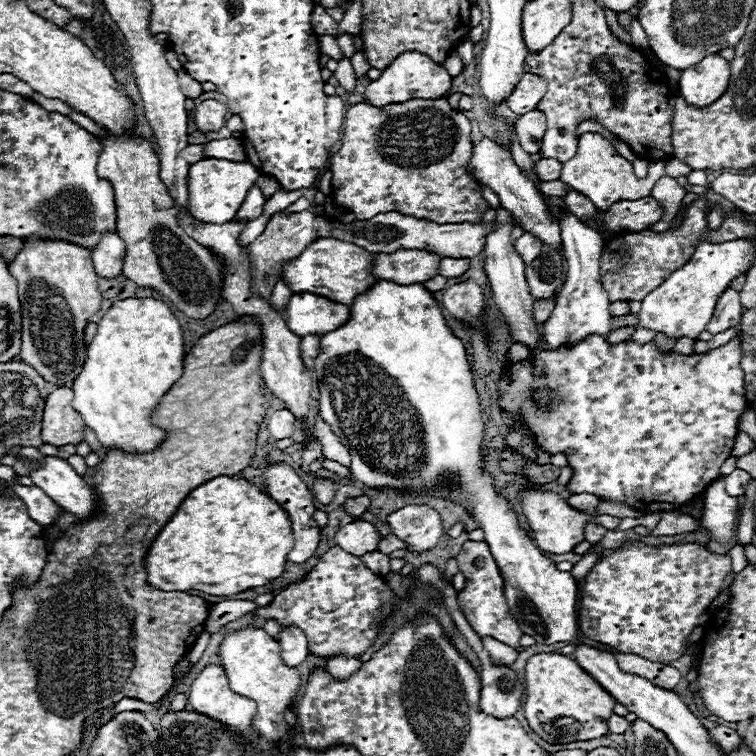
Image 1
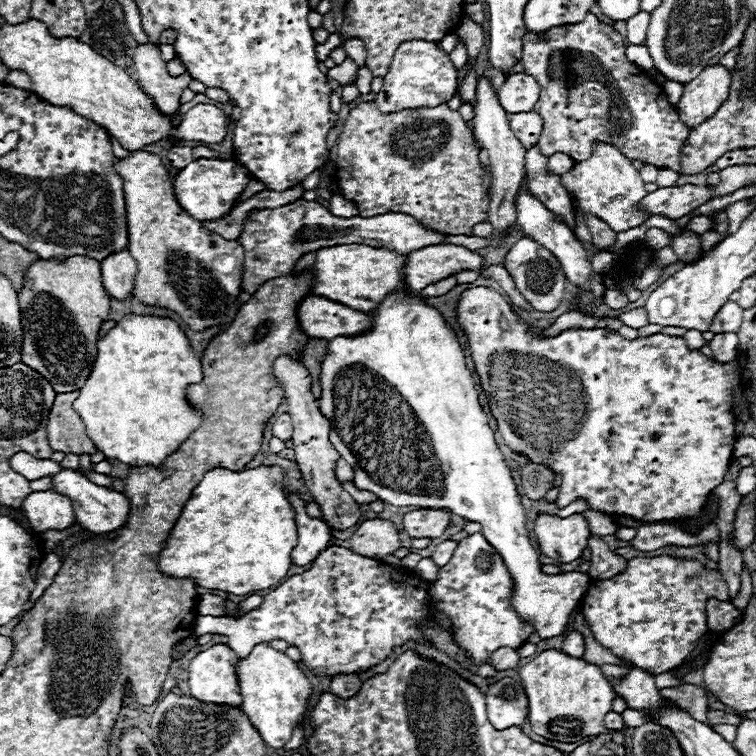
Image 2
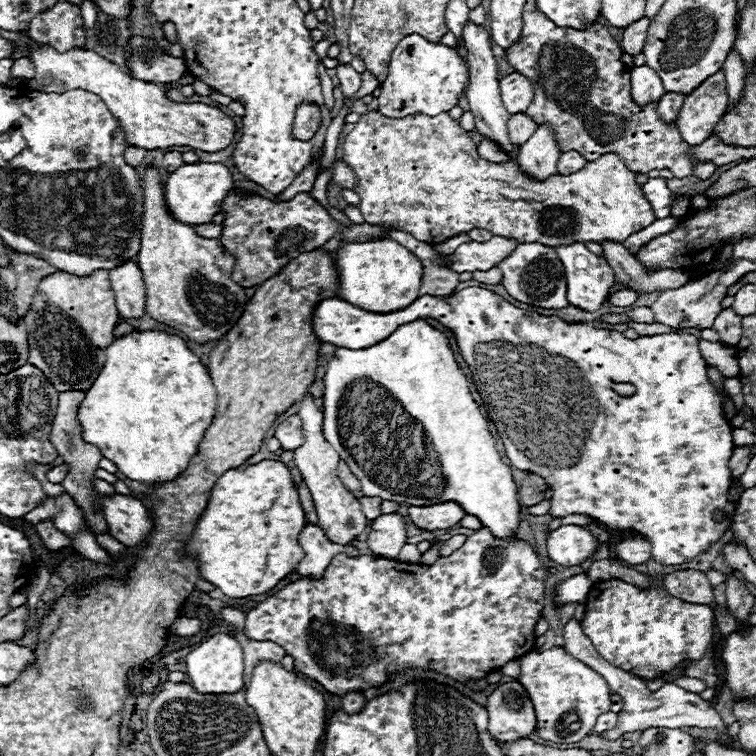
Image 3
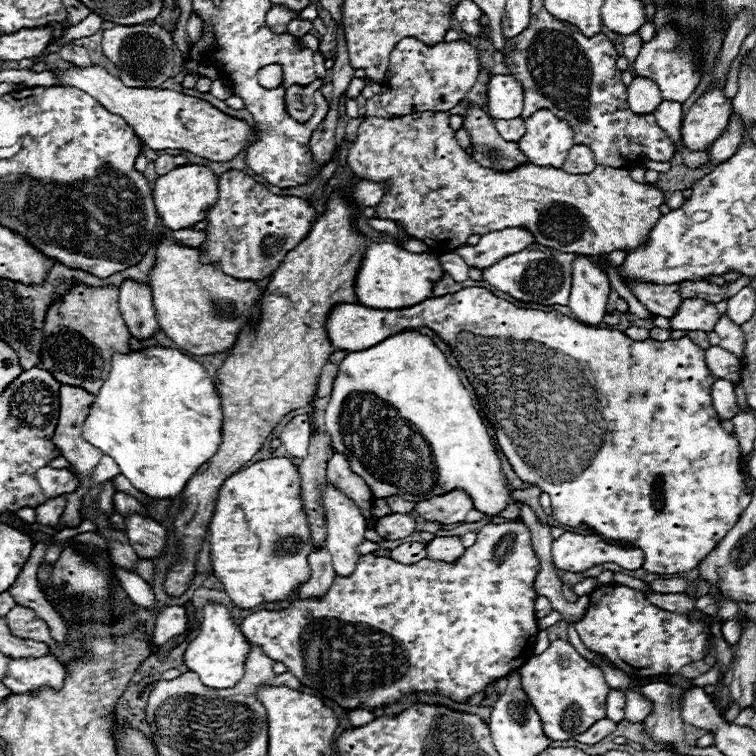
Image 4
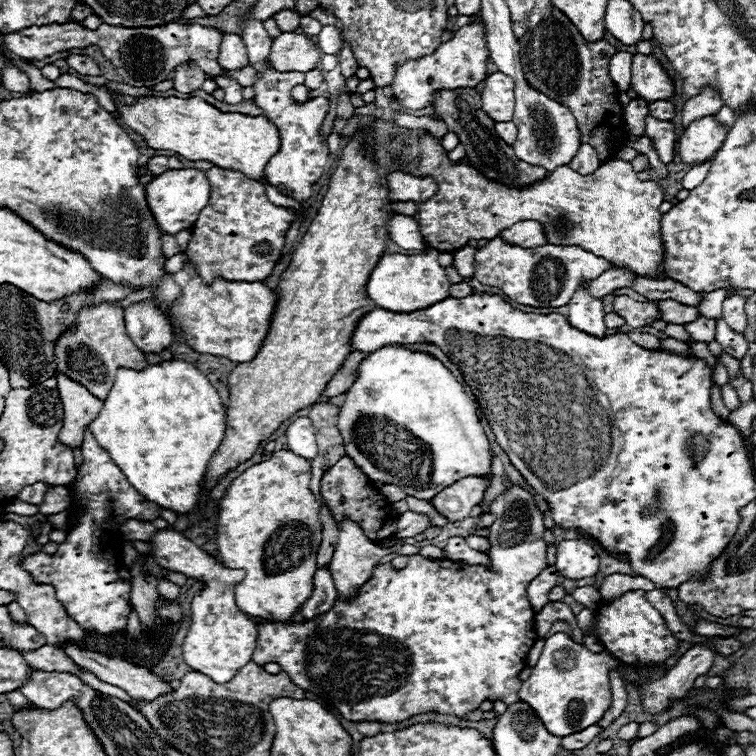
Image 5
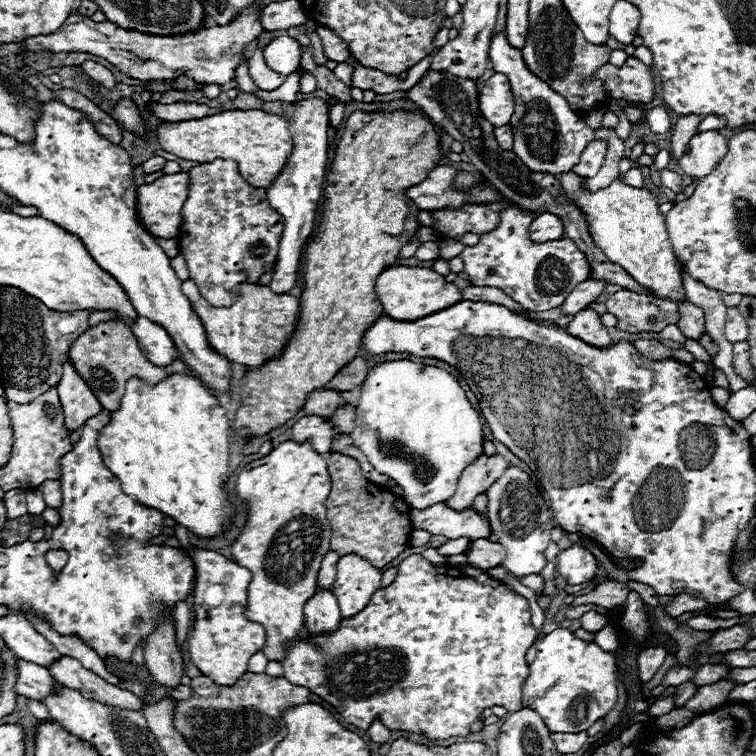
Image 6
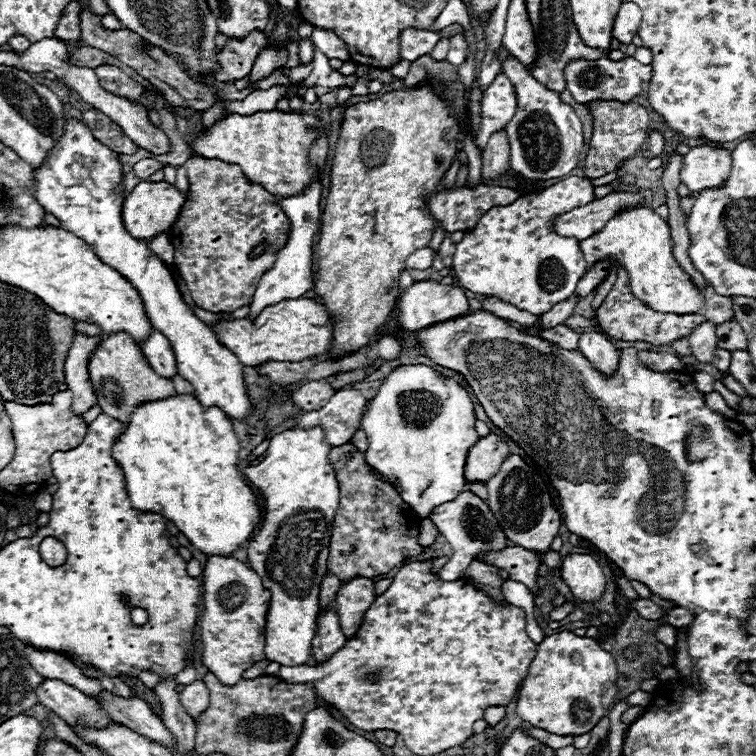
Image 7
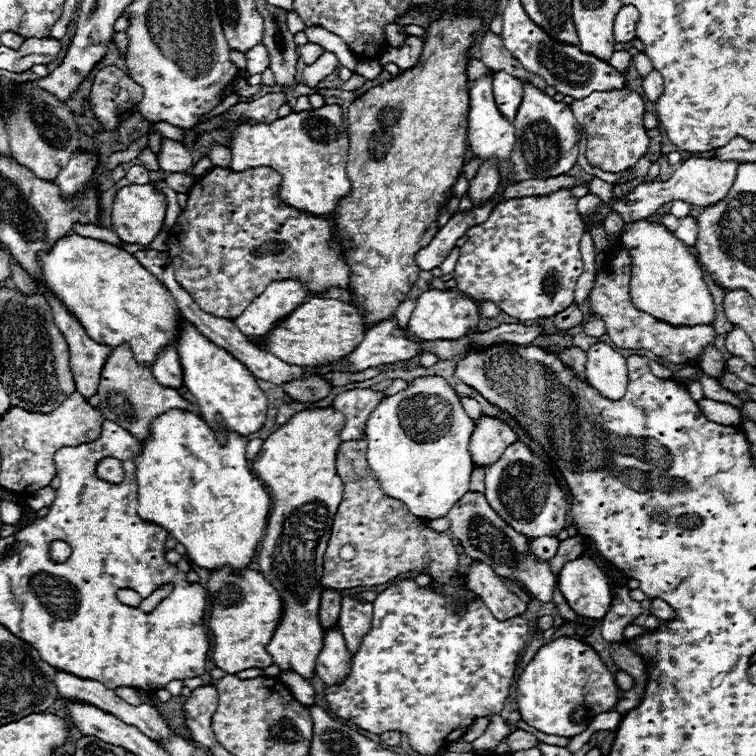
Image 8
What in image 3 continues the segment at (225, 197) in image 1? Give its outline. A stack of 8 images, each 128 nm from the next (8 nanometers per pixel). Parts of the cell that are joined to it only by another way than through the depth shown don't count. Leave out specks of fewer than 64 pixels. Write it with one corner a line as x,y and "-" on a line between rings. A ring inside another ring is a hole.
206,162
184,164
166,178
164,202
174,220
198,226
210,222
220,212
222,200
226,192
232,188
234,188
232,174
224,164
206,164

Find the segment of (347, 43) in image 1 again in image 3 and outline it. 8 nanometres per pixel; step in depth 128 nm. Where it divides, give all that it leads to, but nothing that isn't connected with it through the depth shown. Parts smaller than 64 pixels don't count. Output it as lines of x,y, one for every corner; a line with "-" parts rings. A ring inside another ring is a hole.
336,66
336,76
338,76
338,82
340,82
340,88
342,88
344,98
348,98
354,92
358,92
362,78
350,66

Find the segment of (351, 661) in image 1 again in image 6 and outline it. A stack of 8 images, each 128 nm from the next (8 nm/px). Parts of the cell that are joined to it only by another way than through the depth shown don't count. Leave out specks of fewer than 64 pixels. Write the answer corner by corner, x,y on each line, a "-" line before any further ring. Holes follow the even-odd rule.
372,724
372,726
366,730
366,734
370,736
372,742
378,742
378,744
384,744
384,742
390,740
390,730
384,728
382,724

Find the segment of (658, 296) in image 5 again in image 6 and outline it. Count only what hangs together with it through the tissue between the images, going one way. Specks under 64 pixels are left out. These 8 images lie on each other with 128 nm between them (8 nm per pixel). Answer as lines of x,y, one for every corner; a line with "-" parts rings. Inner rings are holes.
430,70
428,74
424,74
420,78
420,82
416,86
412,86
408,92
408,98
412,102
416,102
440,128
444,128
454,140
462,142
464,152
468,154
470,162
476,166
478,172
482,172
482,176
494,186
498,188
510,202
516,202
518,206
526,208
526,210
534,210
534,212
552,212
556,216
560,216
566,222
566,230
570,240
576,242
576,246
586,254
590,268
592,268
592,276
594,280
604,280
608,284
618,284
622,288
632,288
636,292
644,292
650,294
646,288
638,286
632,276
618,264
612,264
592,242
590,234
588,234
588,224
586,224
586,216
584,212
566,200
566,194
558,182
556,176
548,176
548,174
540,174
540,172
532,172
528,168
524,168
524,164
520,162
520,158
516,158
514,152
500,152
492,132
492,124
488,124
482,116
480,116
480,106
478,106
478,96
476,96
476,82
474,80
464,80
458,78
450,72
444,70

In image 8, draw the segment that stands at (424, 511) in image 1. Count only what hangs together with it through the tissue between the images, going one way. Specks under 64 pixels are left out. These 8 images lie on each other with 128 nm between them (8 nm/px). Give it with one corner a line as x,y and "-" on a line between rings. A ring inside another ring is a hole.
484,416
476,422
474,434
470,438
470,452
476,466
494,464
508,444
516,442
516,432
508,422
492,416

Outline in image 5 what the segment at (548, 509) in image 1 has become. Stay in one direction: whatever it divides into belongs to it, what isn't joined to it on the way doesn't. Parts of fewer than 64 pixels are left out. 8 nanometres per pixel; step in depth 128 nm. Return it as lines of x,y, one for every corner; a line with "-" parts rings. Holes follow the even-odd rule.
564,540
556,548
556,568
560,576
580,580
598,572
598,554
584,540

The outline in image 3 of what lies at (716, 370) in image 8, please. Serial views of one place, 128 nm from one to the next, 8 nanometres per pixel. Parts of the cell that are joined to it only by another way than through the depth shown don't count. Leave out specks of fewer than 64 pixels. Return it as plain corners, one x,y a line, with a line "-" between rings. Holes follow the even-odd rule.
604,242
604,256
614,272
616,282
624,284
626,288
634,292
664,292
680,288
688,282
688,272
654,272
648,274
642,264
636,260
634,254
630,254
622,244
616,242

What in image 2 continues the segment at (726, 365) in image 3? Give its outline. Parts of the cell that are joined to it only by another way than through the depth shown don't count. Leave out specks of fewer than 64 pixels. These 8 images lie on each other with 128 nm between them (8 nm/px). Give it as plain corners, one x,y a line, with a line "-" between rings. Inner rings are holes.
688,330
688,332
684,334
684,340
686,340
688,348
694,348
694,350
700,350
700,348
706,344
706,340
702,338
702,334
696,332
696,330

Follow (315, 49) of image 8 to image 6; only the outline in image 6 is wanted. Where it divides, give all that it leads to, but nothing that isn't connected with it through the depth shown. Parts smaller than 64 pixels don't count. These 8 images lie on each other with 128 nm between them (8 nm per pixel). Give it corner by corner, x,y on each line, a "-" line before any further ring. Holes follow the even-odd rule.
262,32
260,38
258,38
258,48
252,52
250,56
250,62
248,62
248,72
252,76
252,80
258,84
258,88
262,90
276,90
278,86
284,84
286,76
284,74
278,74
278,72
272,72
266,64
264,64
264,58
262,58
262,50
264,46
268,44
268,32

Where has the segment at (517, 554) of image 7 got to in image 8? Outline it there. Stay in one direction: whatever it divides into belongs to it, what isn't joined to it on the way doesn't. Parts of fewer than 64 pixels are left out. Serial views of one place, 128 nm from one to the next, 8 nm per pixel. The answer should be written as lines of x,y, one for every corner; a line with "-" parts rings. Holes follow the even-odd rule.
540,536
532,540
532,552
540,558
552,558
560,546
558,536

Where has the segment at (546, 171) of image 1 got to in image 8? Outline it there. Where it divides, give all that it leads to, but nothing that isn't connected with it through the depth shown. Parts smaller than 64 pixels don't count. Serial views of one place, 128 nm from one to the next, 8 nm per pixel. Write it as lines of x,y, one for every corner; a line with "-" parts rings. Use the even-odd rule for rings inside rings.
628,88
608,90
608,92
592,92
582,100
574,100
570,104
578,128
586,136
586,160
604,170
604,172
622,172
634,166
650,148
650,136
642,122
646,104
638,92

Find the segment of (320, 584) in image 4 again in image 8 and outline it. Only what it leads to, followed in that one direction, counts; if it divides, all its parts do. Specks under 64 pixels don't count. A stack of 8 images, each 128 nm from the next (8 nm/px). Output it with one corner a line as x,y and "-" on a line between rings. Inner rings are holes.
330,628
324,632
324,648
316,660
316,676
326,686
342,684
350,674
350,658
340,628

